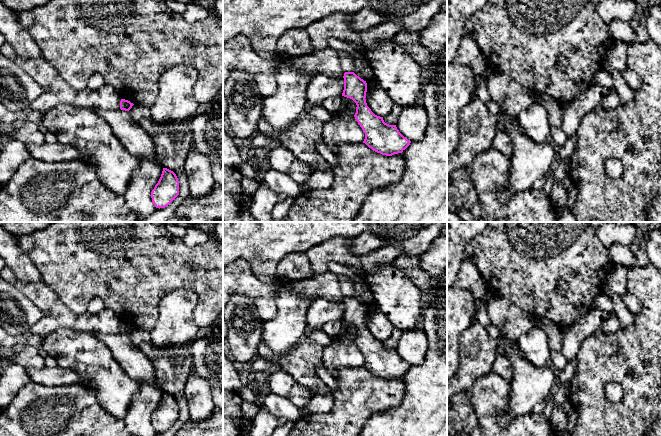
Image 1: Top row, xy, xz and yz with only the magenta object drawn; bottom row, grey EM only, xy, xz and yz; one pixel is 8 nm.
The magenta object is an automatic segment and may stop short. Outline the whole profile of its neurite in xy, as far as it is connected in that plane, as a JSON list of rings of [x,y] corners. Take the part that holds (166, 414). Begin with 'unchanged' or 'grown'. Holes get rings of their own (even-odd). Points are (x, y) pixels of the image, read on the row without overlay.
unchanged; [[[163,392],[161,401],[151,416],[152,426],[156,432],[167,431],[179,419],[179,405],[176,398]]]

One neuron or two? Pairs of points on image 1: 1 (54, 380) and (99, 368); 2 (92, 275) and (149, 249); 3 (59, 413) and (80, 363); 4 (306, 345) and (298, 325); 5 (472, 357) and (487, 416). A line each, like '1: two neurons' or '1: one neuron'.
1: two neurons
2: one neuron
3: two neurons
4: two neurons
5: two neurons

